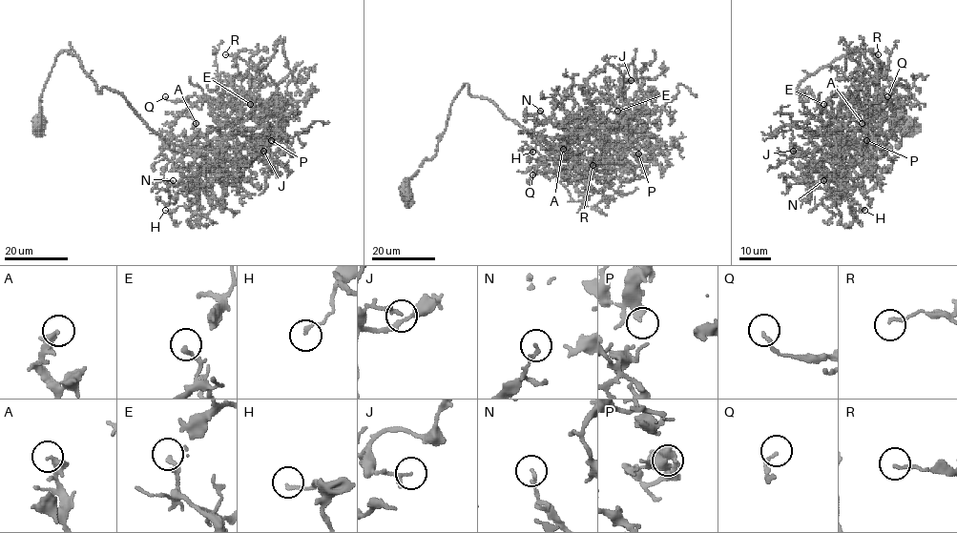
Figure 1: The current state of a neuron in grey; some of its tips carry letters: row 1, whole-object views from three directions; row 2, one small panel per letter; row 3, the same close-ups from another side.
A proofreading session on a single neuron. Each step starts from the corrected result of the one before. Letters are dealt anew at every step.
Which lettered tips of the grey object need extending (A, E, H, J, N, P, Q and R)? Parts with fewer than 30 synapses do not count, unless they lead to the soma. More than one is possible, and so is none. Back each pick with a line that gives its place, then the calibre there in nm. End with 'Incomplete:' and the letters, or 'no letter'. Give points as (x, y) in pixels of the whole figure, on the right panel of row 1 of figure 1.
Incomplete: no letter

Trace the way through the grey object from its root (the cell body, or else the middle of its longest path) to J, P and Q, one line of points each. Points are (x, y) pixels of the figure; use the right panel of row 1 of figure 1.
J: (905, 125), (872, 51), (846, 54), (796, 92), (809, 87), (857, 148), (839, 135), (821, 165), (793, 151)
P: (905, 125), (872, 51), (846, 54), (796, 92), (809, 88), (850, 148), (842, 138), (860, 127), (866, 140)
Q: (905, 125), (870, 51), (836, 58), (796, 92), (809, 88), (850, 148), (842, 138), (878, 127), (887, 96)

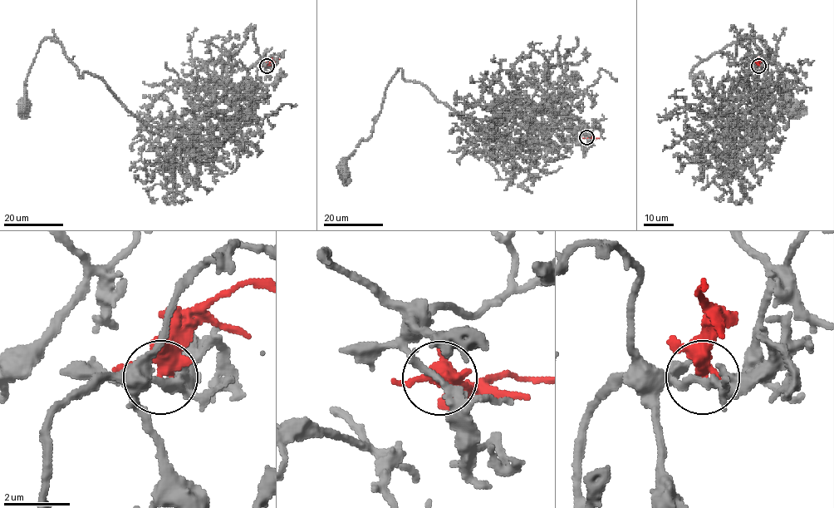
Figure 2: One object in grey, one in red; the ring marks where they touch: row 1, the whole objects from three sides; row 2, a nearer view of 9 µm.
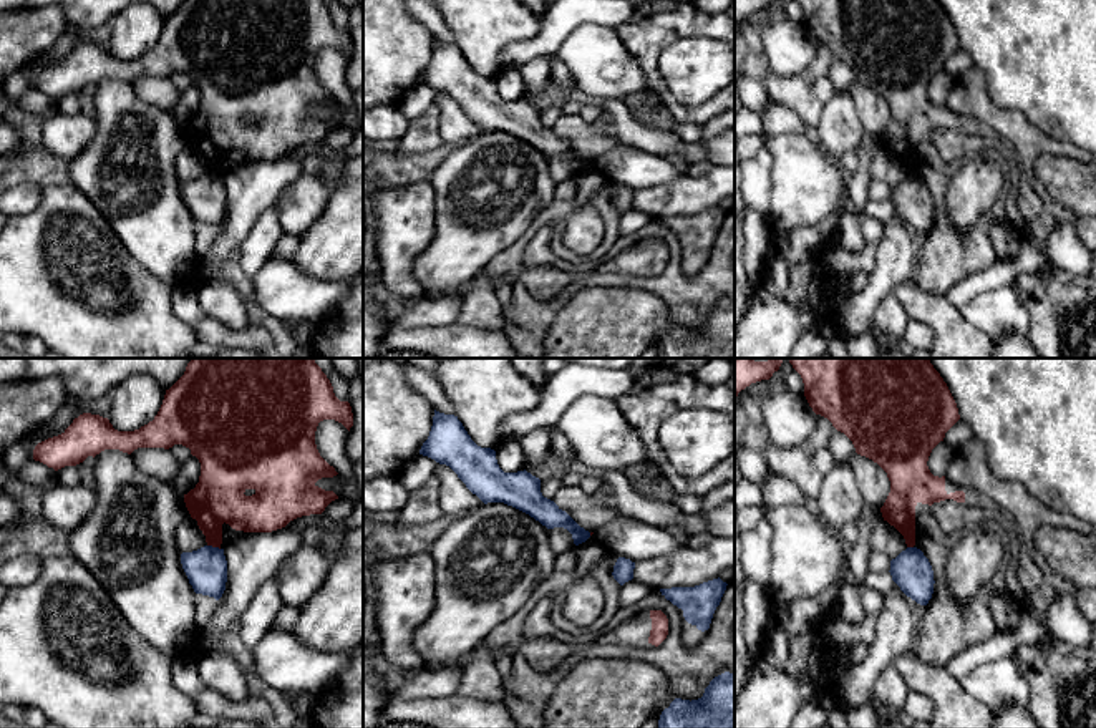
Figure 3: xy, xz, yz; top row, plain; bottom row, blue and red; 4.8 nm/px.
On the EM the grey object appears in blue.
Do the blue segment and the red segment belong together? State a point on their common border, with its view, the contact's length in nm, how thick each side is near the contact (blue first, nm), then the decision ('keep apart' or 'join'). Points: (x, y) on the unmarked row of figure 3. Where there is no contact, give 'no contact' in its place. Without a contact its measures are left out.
meets blue in xy at (214, 176); contact 70 nm long; 200 nm thick on the blue side, 240 nm on the other; keep apart

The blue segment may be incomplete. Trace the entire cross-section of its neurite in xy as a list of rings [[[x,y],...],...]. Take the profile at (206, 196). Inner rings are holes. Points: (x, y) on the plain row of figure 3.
[[[204,174],[181,182],[182,197],[196,222],[219,229],[226,219],[227,189],[224,177]]]

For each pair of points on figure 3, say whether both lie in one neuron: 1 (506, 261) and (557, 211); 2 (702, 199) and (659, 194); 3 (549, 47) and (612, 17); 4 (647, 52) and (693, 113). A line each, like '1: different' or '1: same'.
1: same
2: same
3: same
4: same

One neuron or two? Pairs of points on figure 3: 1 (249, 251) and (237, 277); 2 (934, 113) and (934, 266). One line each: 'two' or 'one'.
1: two
2: one

